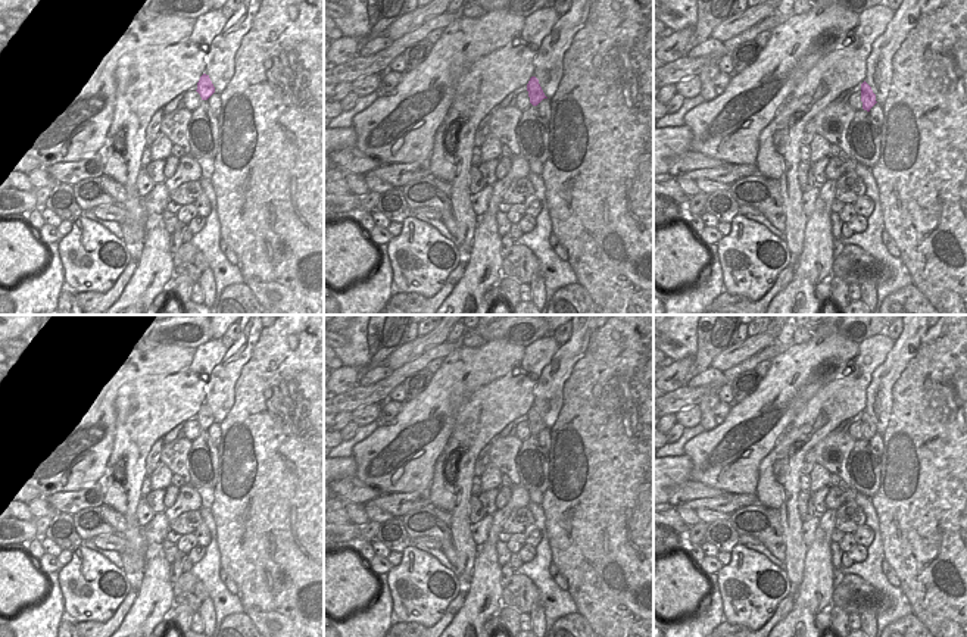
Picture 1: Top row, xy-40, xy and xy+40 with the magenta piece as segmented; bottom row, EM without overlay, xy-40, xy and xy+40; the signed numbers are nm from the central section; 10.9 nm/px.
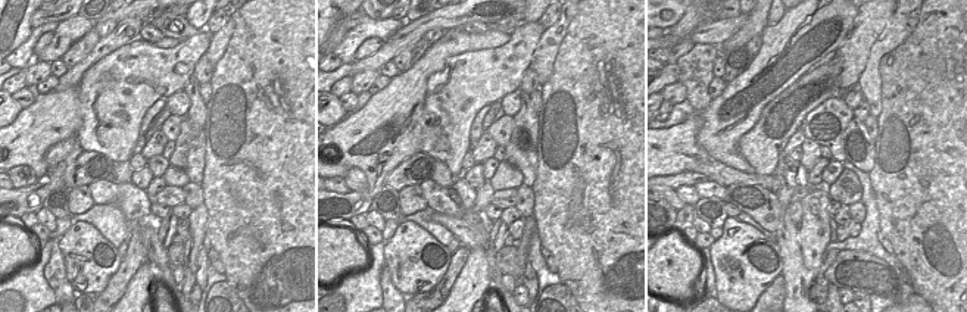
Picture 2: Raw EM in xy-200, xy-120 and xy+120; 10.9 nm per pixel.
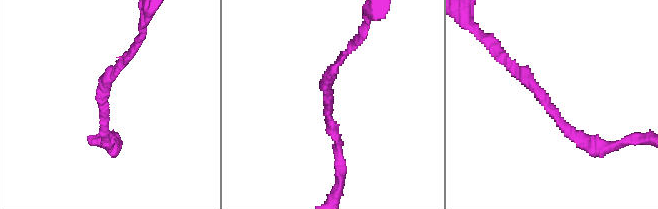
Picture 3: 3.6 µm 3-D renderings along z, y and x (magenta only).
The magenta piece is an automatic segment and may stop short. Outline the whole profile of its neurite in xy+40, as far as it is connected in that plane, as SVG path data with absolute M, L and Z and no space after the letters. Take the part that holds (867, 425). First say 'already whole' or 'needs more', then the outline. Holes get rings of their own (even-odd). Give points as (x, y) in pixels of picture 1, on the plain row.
already whole; M865 410L861 413L861 431L862 431L862 438L867 441L870 441L870 438L877 433L876 424Z

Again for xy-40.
already whole; M203 403L197 412L197 419L196 419L202 430L208 430L213 422L215 422L215 416L209 408L209 405Z

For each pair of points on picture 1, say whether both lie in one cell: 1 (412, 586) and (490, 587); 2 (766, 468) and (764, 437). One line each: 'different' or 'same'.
1: different
2: different

